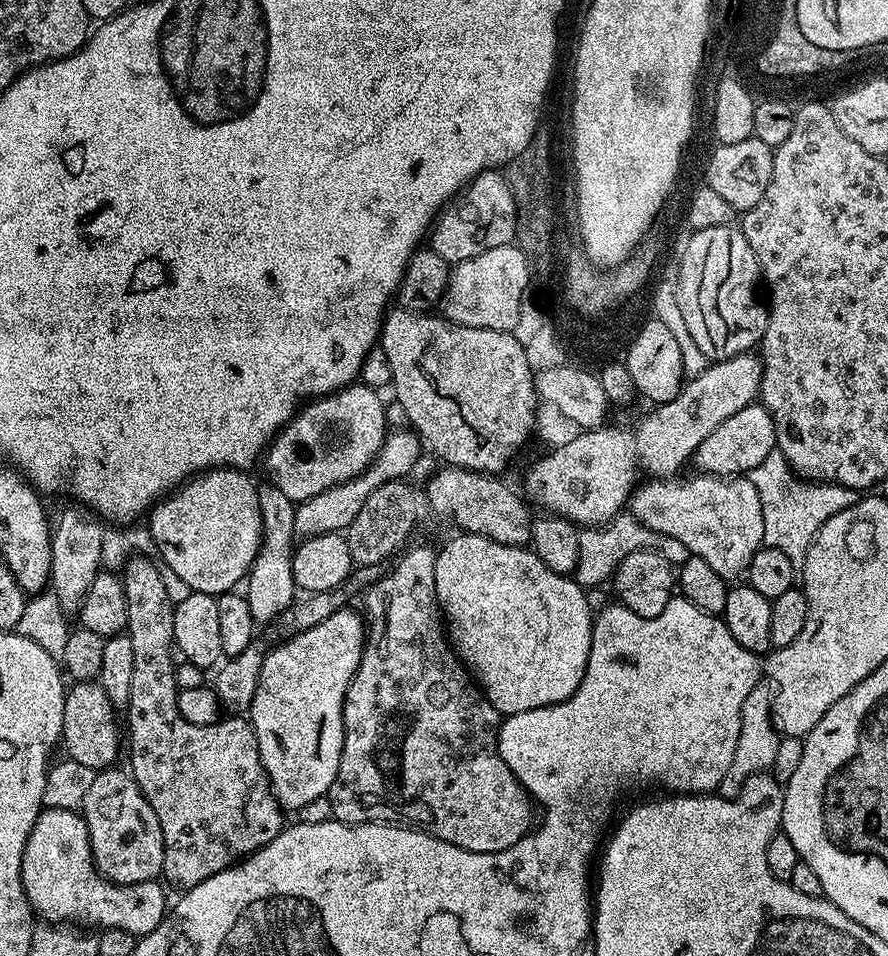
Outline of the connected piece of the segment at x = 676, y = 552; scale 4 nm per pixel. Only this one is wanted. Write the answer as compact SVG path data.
M621 512L604 527L592 526L580 532L580 561L577 564L576 580L581 587L591 588L603 581L609 581L619 566L621 559L638 549L650 549L660 553L673 566L679 566L689 559L691 552L686 546L670 535L662 535L651 531L643 524L637 522L630 512Z

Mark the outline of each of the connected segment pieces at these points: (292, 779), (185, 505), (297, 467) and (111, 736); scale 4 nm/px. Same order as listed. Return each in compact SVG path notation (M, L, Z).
M348 606L339 608L334 614L330 614L330 618L326 618L326 622L318 622L318 626L310 626L310 630L302 630L302 634L297 636L281 639L279 641L281 644L277 648L269 647L265 651L262 670L258 674L258 690L254 690L250 719L254 734L258 738L258 754L262 758L262 766L266 770L272 793L276 796L276 801L280 803L281 809L289 810L288 808L293 808L293 810L299 810L319 796L327 796L328 788L338 774L338 762L344 745L344 699L346 698L346 690L360 665L366 639L366 627L364 628L363 618L358 613L351 612L350 608Z
M209 468L208 471L191 477L187 482L181 484L179 488L157 500L147 513L146 527L148 534L152 537L155 551L160 551L161 557L159 556L159 559L162 561L163 567L167 571L178 574L178 578L182 578L182 582L186 582L186 586L193 592L205 592L210 596L217 597L222 592L233 591L237 587L236 583L240 579L241 583L252 571L252 564L256 561L256 555L260 552L260 541L264 539L264 531L262 530L262 514L260 513L260 488L248 475L247 471L239 468Z
M353 382L346 388L340 389L339 392L331 392L329 396L322 396L313 399L311 402L305 403L303 407L297 411L296 415L280 429L272 438L272 443L266 449L266 455L263 457L262 464L268 467L268 476L271 487L282 490L282 494L286 494L286 498L290 498L294 502L305 500L306 498L314 498L314 494L322 494L322 490L330 490L330 486L341 484L347 480L353 480L362 470L368 468L368 464L378 454L378 450L382 446L386 435L386 425L384 422L384 405L385 401L380 400L381 393L374 388L368 388L359 382Z
M76 682L65 691L64 717L62 718L62 748L65 748L67 759L82 762L97 770L113 767L117 763L116 755L122 752L122 720L116 717L117 705L110 702L106 690L99 682Z

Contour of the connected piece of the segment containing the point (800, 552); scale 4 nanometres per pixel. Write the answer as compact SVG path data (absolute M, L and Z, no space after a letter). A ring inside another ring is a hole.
M779 450L766 454L766 458L754 466L750 479L754 490L758 490L758 502L762 502L764 544L782 550L798 570L803 569L808 545L819 528L834 514L854 506L862 498L855 488L844 488L835 482L805 482L798 478Z

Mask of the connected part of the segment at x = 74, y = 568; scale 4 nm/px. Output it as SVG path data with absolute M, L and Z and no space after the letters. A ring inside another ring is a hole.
M68 506L60 517L55 517L52 528L52 549L50 550L50 590L55 593L62 610L69 614L79 613L82 602L86 598L86 590L90 590L90 582L102 571L100 559L102 558L102 534L105 525L95 512L83 506Z

